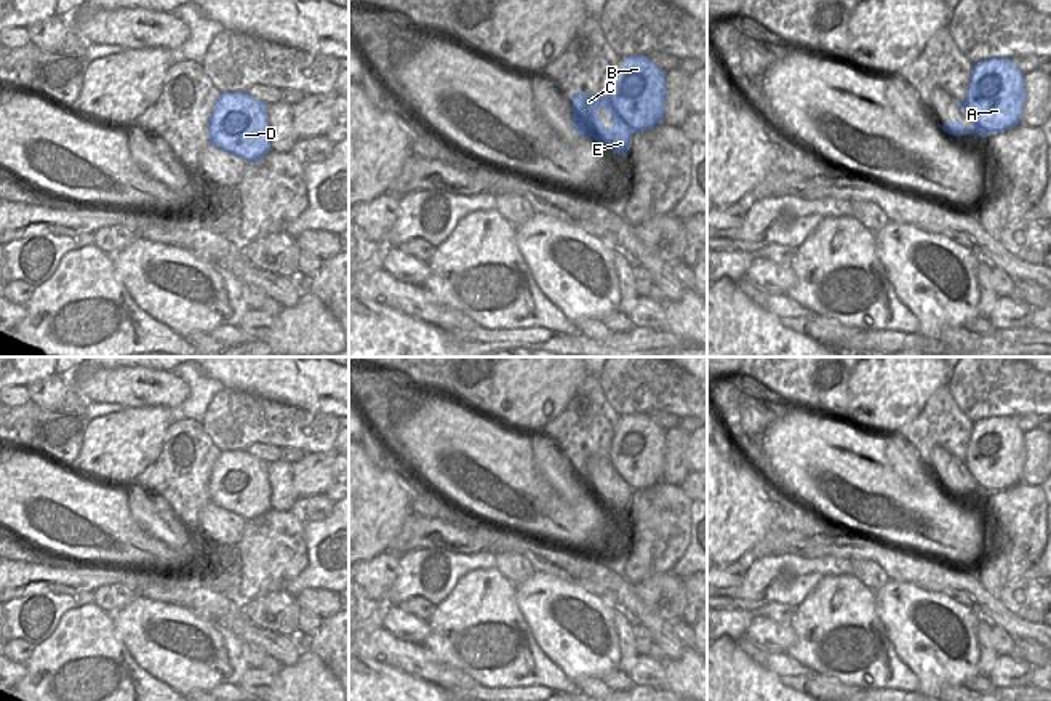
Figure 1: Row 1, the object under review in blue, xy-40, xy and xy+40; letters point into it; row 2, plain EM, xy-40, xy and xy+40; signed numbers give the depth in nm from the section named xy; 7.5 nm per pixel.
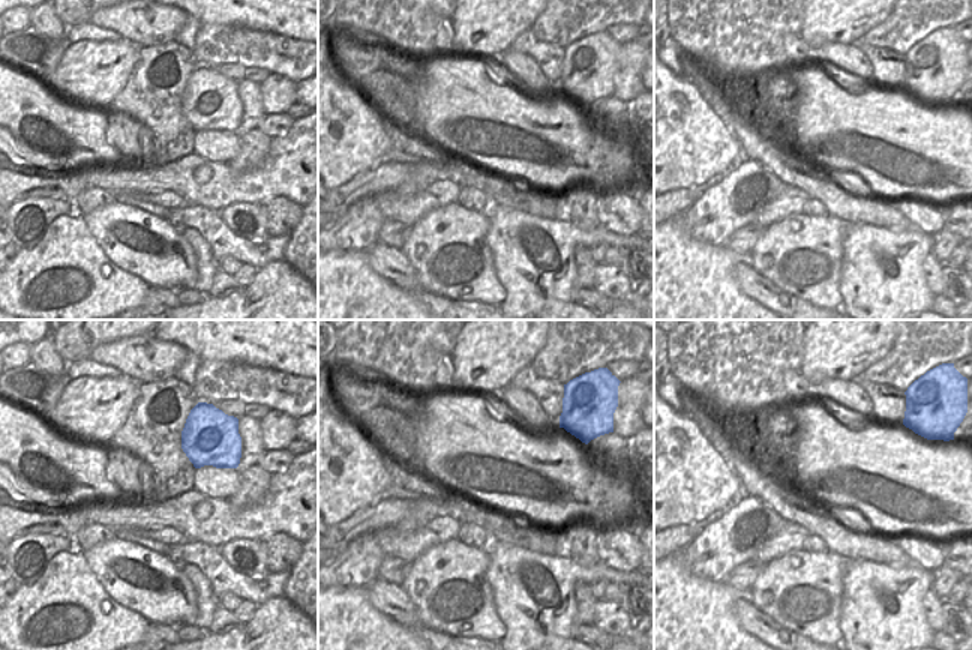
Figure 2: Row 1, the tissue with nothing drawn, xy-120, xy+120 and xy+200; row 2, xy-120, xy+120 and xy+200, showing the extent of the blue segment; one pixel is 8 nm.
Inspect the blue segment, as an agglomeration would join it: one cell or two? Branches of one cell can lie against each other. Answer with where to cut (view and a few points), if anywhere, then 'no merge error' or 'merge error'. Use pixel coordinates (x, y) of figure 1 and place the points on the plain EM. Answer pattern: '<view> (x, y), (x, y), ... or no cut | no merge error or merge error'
no cut | no merge error

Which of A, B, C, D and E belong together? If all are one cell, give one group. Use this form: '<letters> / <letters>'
A B C D E

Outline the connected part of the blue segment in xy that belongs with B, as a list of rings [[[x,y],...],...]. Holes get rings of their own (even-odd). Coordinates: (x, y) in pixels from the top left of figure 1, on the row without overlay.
[[[629,415],[624,429],[609,453],[574,451],[571,480],[581,495],[593,496],[598,503],[625,514],[630,496],[662,482],[667,456],[665,431],[648,415]],[[603,467],[613,485],[606,487],[597,469]]]

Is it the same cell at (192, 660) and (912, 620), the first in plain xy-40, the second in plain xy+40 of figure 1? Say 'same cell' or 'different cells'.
same cell

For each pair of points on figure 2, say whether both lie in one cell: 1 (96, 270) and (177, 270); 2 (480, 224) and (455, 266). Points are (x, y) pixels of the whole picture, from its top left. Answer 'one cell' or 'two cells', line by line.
1: two cells
2: one cell

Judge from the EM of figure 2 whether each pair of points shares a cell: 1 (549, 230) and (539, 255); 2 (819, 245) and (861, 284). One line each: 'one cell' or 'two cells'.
1: one cell
2: two cells

